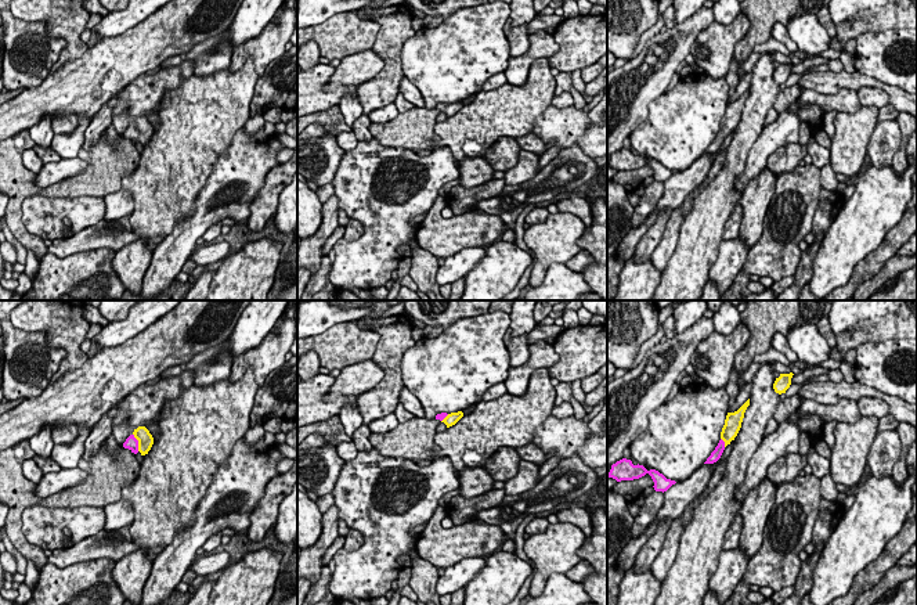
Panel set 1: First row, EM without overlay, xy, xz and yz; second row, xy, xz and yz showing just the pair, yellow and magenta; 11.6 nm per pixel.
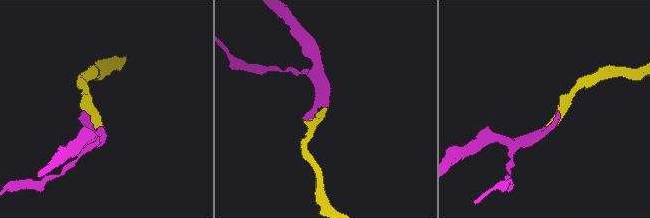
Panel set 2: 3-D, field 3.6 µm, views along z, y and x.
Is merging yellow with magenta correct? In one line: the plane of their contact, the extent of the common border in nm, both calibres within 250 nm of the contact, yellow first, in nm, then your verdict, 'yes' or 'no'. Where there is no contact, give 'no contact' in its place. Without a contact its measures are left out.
meets yellow in xy; contact 220 nm long; 190 nm thick on the yellow side, 160 nm on the other; yes

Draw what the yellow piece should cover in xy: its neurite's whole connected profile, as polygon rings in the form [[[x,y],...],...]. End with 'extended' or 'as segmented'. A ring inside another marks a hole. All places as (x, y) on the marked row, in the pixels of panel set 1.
[[[138,426],[123,443],[124,449],[129,449],[131,453],[141,455],[148,454],[154,444],[154,437],[145,426]]]; extended

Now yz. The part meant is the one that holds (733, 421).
[[[750,399],[737,411],[728,413],[725,425],[721,432],[721,440],[704,464],[716,462],[721,458],[725,447],[730,444],[732,440],[734,440],[741,428],[744,413],[748,406],[750,406]]]; extended

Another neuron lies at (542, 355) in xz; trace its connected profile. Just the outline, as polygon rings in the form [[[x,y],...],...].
[[[546,341],[531,343],[528,350],[530,359],[524,364],[509,368],[509,377],[503,382],[509,395],[523,396],[527,392],[530,378],[535,370],[549,370],[560,360],[553,345],[549,345]]]

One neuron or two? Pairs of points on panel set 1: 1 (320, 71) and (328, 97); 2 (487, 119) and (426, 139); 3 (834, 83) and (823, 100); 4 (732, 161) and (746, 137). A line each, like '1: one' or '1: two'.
1: one
2: two
3: two
4: one

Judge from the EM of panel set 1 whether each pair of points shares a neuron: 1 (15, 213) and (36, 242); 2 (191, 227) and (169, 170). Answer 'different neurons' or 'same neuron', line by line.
1: same neuron
2: different neurons

